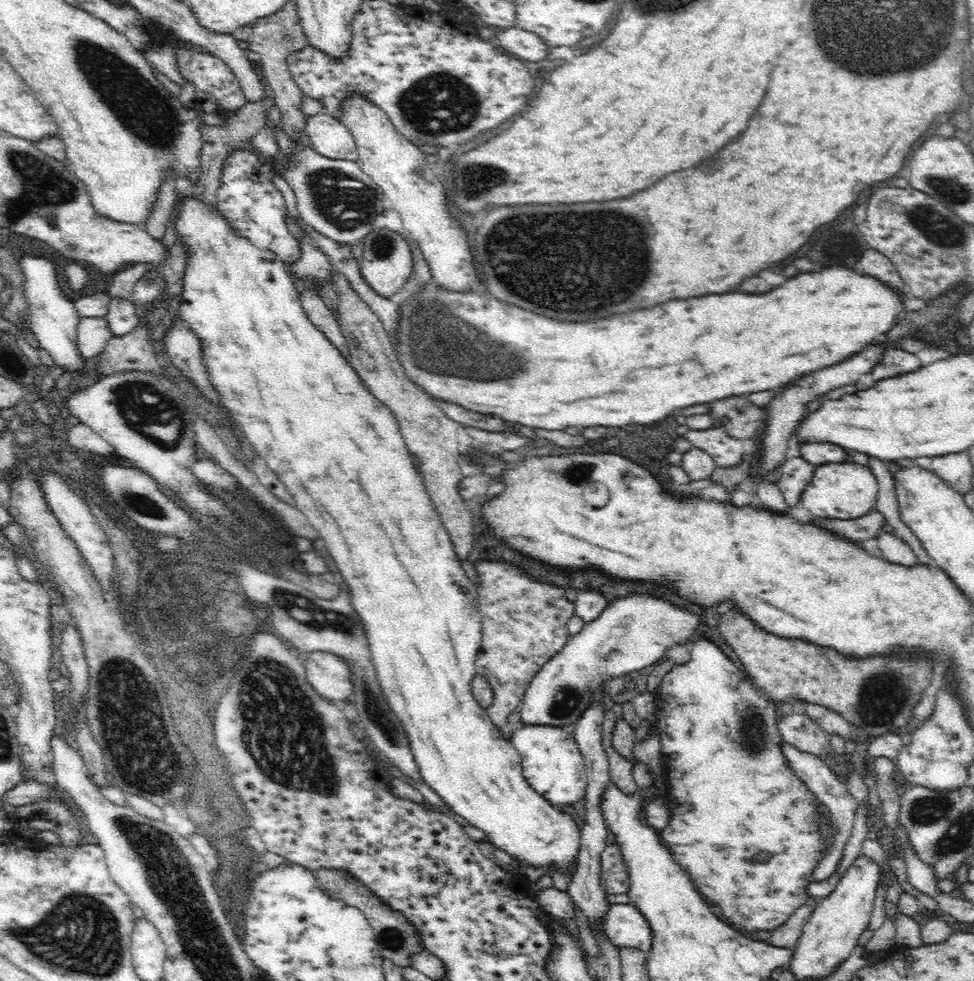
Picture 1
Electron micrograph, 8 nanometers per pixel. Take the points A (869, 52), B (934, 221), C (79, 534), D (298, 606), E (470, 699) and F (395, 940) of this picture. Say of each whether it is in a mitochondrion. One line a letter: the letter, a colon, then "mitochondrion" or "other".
A: mitochondrion
B: mitochondrion
C: other
D: mitochondrion
E: other
F: mitochondrion

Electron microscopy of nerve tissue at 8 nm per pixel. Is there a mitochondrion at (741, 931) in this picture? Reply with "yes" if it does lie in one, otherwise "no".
no

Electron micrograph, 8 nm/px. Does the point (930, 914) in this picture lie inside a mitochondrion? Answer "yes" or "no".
no

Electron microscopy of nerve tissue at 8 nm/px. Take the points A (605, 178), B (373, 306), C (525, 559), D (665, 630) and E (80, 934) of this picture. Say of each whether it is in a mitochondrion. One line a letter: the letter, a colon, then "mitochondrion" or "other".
A: other
B: other
C: other
D: mitochondrion
E: mitochondrion

